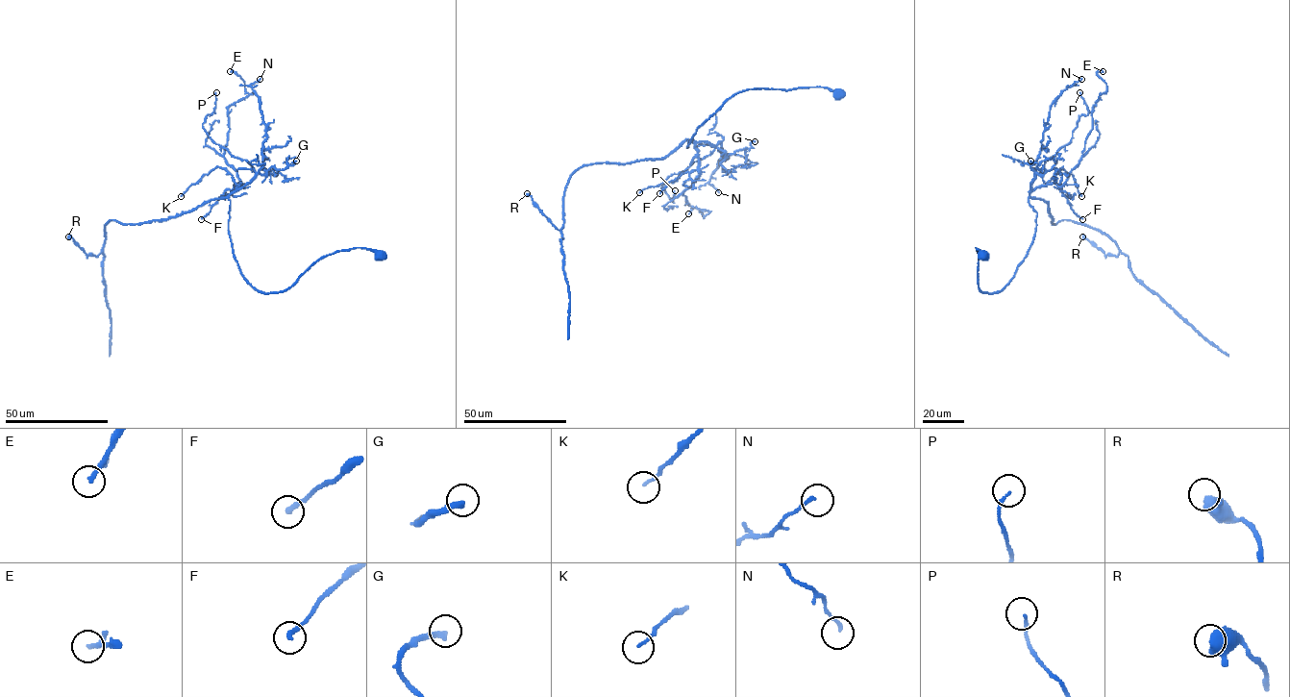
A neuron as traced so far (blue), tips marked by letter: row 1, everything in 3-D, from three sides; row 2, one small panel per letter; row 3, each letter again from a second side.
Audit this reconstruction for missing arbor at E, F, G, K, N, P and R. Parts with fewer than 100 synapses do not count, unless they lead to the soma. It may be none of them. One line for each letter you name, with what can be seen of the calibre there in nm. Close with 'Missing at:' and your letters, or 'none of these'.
Missing at: none of these

